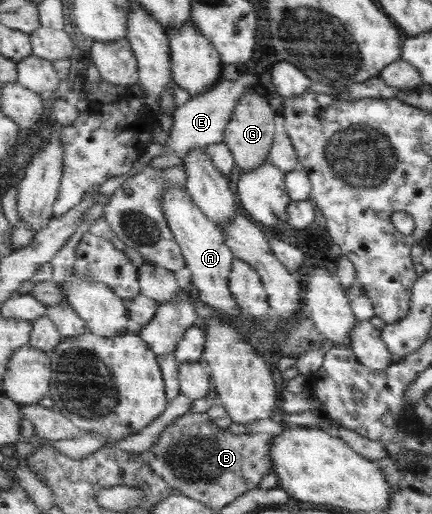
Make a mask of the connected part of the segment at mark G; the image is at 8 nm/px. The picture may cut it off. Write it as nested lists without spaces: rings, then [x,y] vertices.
[[[249,87],[247,93],[237,102],[231,121],[224,133],[224,142],[233,152],[236,165],[245,172],[256,170],[268,161],[268,155],[273,147],[276,111],[271,109],[267,98]]]

